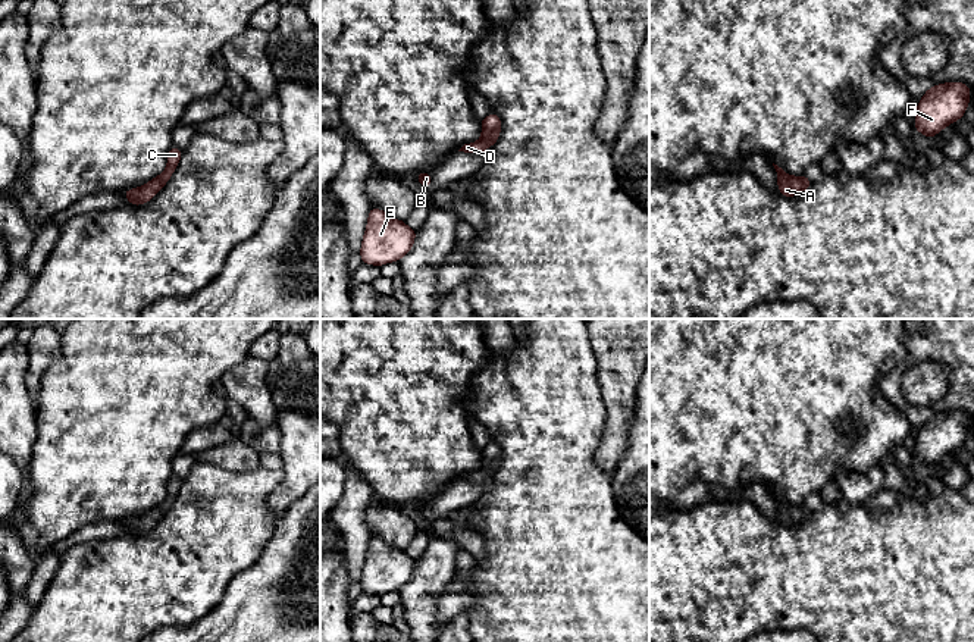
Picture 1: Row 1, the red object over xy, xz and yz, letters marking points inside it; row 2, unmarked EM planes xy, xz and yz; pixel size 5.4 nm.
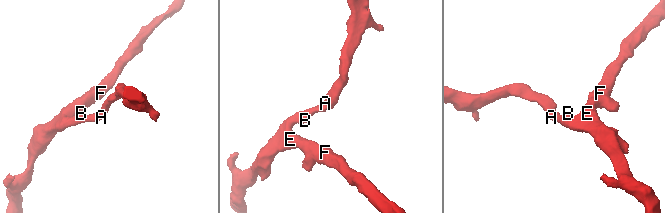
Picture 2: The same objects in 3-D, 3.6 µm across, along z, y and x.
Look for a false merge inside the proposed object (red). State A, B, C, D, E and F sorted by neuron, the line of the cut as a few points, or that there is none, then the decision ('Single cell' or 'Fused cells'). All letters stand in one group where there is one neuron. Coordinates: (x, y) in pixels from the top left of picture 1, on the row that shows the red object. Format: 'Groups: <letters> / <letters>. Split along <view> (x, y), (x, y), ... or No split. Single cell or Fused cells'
Groups: A B C D E F. No split. Single cell

